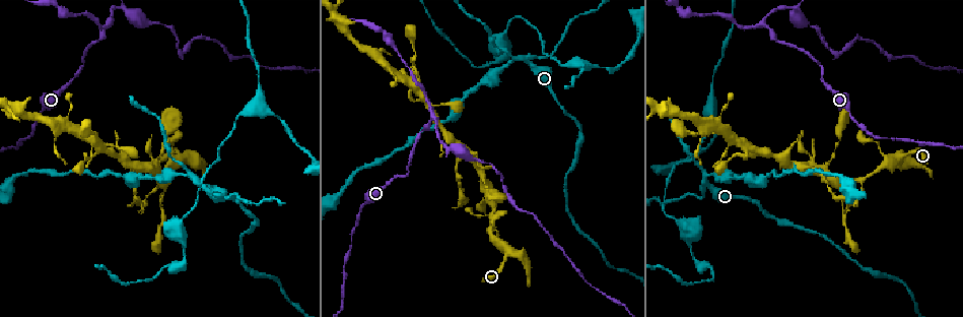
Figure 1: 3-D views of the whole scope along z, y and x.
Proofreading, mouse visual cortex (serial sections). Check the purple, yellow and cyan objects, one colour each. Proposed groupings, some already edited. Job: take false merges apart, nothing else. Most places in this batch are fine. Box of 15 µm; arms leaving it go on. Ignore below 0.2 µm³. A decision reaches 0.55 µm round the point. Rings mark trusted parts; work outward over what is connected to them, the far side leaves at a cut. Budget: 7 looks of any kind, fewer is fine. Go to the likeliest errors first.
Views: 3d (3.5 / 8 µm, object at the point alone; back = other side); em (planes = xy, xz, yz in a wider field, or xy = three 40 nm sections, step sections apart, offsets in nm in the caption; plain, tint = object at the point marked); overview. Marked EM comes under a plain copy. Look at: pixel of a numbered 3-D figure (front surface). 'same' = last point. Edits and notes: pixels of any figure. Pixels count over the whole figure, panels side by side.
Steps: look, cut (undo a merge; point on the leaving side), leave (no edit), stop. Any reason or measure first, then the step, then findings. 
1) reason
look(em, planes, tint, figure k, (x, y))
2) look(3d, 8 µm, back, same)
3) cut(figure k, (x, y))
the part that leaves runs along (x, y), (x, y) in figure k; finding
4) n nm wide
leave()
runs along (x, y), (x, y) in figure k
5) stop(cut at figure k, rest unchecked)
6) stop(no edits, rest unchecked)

three-way junction
look(3d, 3.5 µm, figure 1, (704, 174))

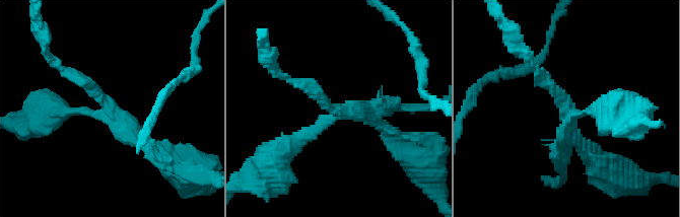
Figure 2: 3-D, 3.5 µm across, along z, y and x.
shape alone is not enough
look(em, planes, tint, figure 2, (567, 112))

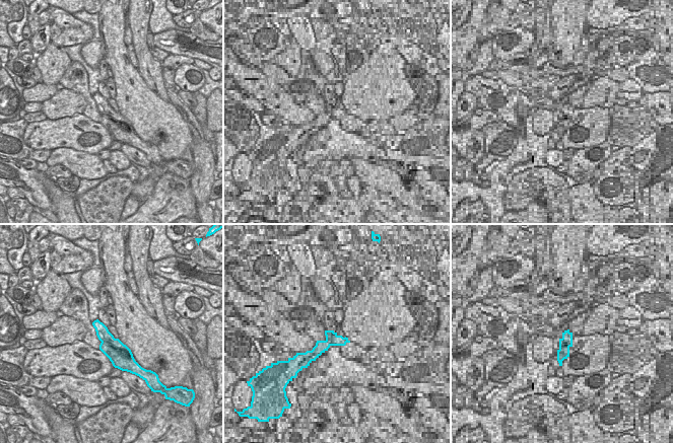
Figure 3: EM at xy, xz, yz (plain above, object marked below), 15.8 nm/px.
cut it another way
look(em, xy, step 2, tint, same)

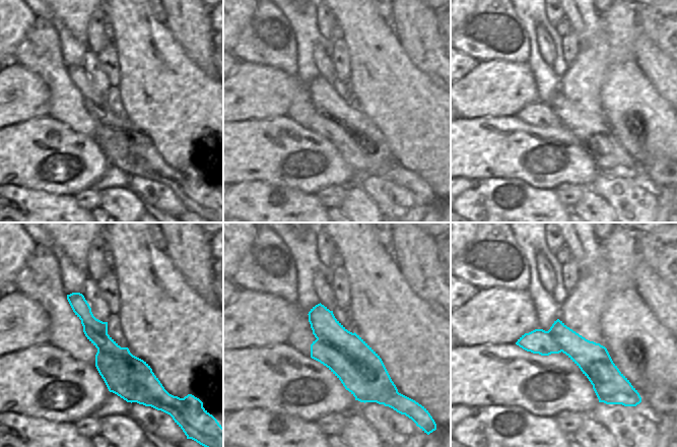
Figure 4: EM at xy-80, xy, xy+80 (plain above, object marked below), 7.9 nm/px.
arms of 200, 200, 200 nm
cut(figure 2, (302, 138))
border along (317, 338), (358, 363), (367, 401) in figure 4; two cells meet here

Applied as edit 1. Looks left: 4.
see it whole again
look(overview)

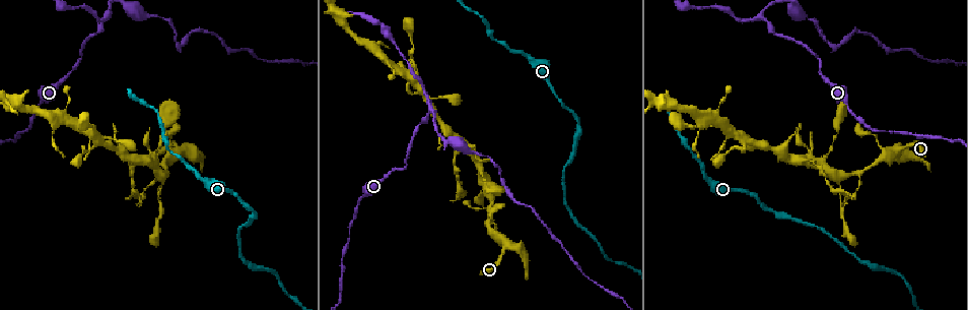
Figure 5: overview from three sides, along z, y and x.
three arms meet
look(3d, 3.5 µm, figure 5, (107, 17))

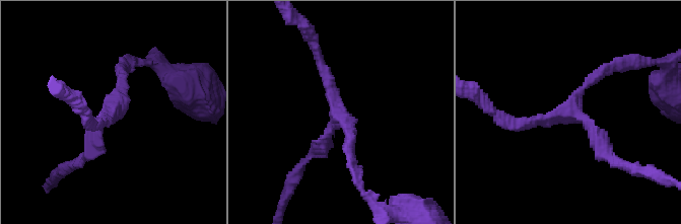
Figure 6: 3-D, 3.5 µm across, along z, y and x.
3 arms; arms of 150, 150, 250 nm
look(em, xy, step 3, tint, figure 6, (338, 121))

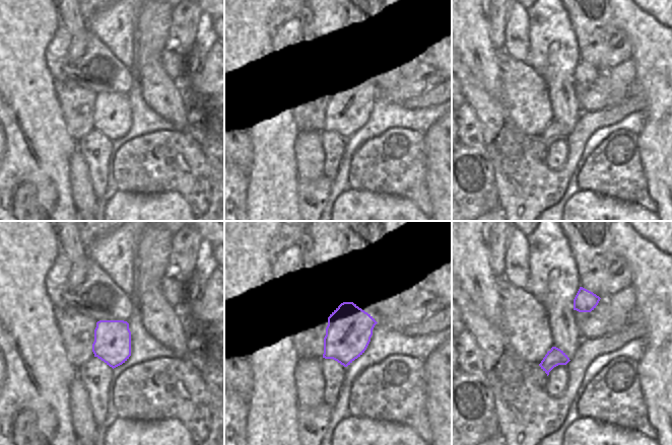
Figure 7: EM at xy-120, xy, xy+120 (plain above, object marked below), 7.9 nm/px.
look(em, planes, tint, same)

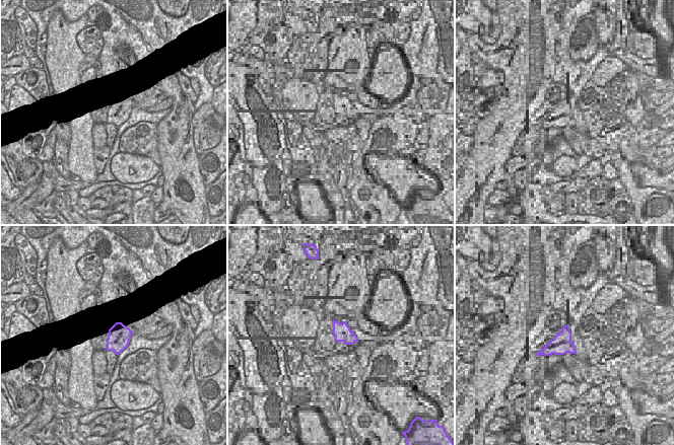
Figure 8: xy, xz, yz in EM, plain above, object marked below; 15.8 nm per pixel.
leave()
continuous, no second cell

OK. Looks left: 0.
stop(cut at figure 2, rest unchecked)

